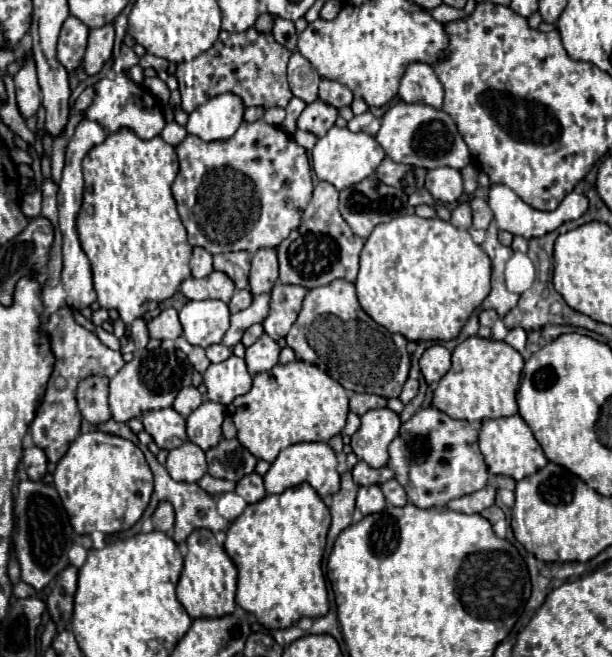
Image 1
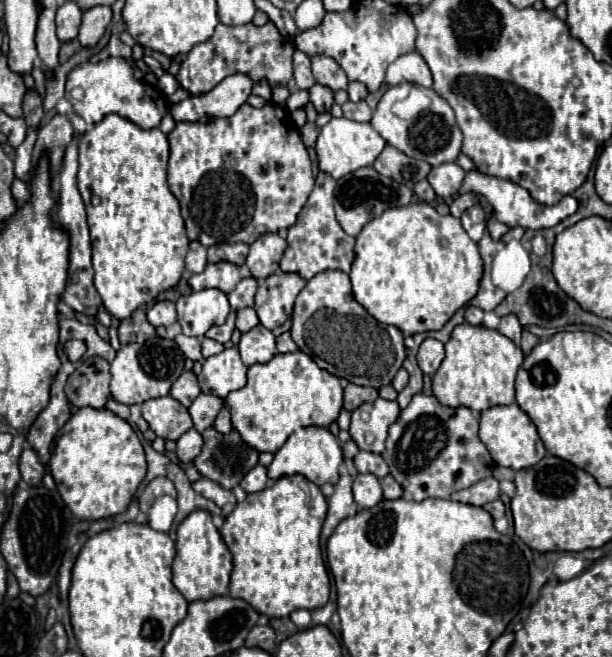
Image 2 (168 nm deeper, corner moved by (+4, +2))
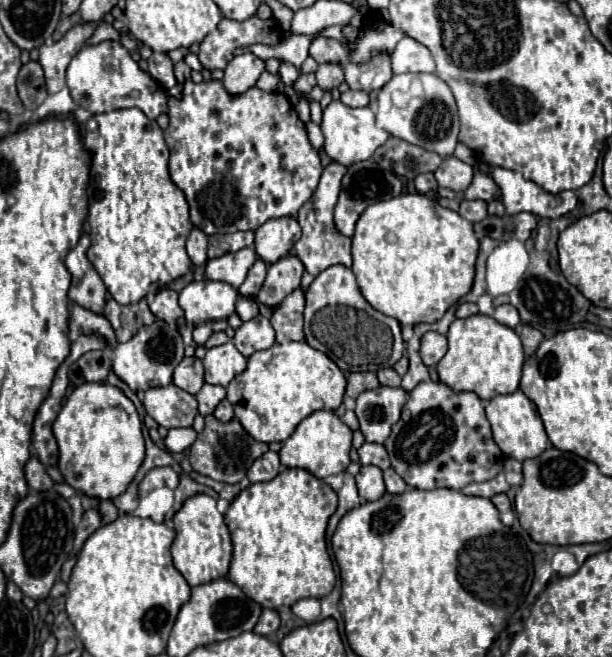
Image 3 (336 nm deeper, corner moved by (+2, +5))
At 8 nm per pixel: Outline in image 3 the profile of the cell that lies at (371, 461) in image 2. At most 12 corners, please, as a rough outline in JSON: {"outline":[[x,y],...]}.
{"outline":[[370,444],[358,450],[362,466],[390,468],[386,448]]}

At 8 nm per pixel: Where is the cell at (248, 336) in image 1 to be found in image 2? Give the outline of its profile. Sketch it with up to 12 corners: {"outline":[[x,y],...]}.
{"outline":[[252,307],[236,311],[236,329],[240,333],[256,327],[258,315]]}

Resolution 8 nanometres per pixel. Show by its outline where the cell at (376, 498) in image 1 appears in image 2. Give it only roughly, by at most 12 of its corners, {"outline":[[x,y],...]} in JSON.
{"outline":[[360,473],[354,479],[354,501],[370,509],[382,501],[376,475]]}

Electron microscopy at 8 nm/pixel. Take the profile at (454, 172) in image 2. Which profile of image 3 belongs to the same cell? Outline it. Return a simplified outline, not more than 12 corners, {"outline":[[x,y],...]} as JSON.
{"outline":[[454,156],[434,172],[438,186],[464,192],[472,182],[470,164]]}

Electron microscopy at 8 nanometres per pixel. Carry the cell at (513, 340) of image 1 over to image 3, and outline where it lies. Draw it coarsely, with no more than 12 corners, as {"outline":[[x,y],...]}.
{"outline":[[502,304],[494,312],[500,324],[516,328],[520,324],[518,310]]}

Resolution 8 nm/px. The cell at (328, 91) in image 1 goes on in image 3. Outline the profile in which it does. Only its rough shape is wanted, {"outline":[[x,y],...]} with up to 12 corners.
{"outline":[[316,38],[310,56],[324,64],[348,64],[338,40]]}

